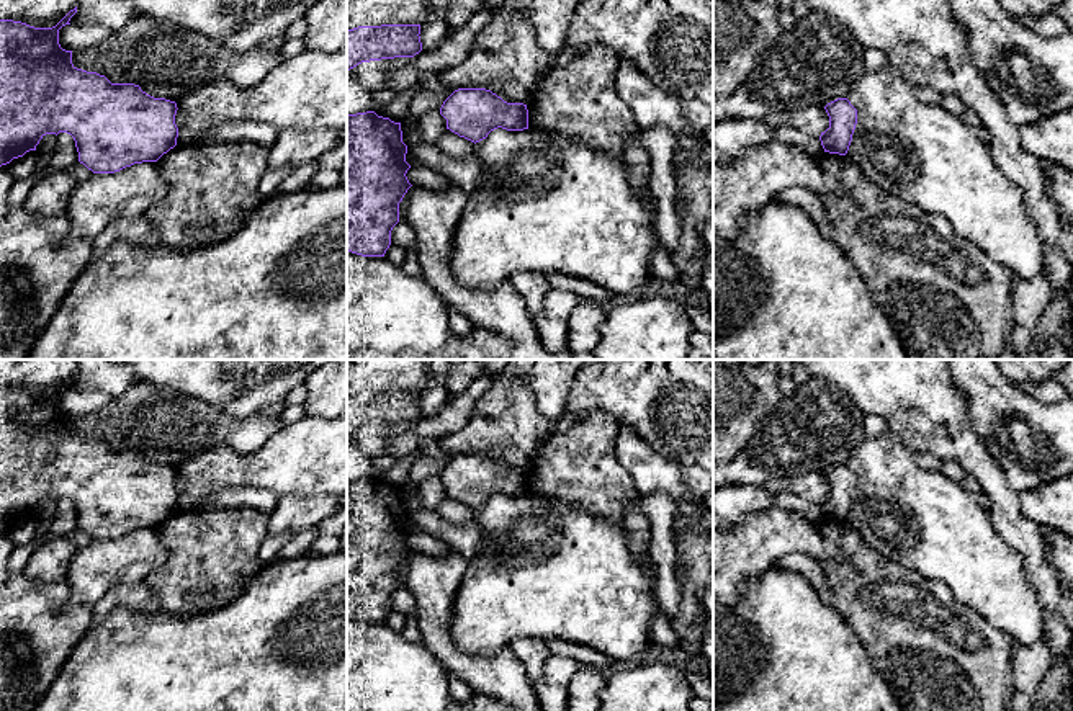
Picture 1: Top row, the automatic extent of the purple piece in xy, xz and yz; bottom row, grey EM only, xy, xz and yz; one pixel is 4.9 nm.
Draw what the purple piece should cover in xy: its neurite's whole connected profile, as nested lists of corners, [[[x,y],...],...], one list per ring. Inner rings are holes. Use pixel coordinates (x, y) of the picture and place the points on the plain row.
[[[77,373],[52,394],[0,386],[0,533],[36,516],[46,500],[59,499],[74,503],[79,528],[93,539],[157,528],[177,512],[175,467],[154,464],[134,449],[111,449],[72,430],[72,417],[59,410],[59,396],[75,379]]]

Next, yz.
[[[837,464],[824,472],[829,494],[821,499],[819,507],[824,518],[846,521],[857,490],[857,476],[847,464]]]

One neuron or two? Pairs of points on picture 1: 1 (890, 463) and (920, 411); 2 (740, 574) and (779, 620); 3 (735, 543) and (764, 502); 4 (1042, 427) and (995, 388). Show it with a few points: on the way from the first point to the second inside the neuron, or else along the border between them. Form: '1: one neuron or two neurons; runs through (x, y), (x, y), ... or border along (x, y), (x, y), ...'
1: two neurons; border along (887, 429), (915, 455)
2: two neurons; border along (776, 566), (769, 567), (730, 607)
3: two neurons; border along (772, 505), (748, 517), (740, 525), (730, 527)
4: one neuron; runs through (1031, 420), (1006, 399)

